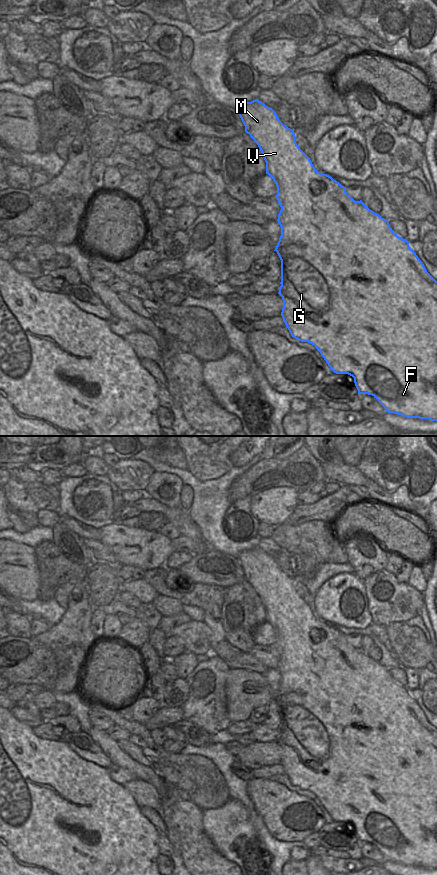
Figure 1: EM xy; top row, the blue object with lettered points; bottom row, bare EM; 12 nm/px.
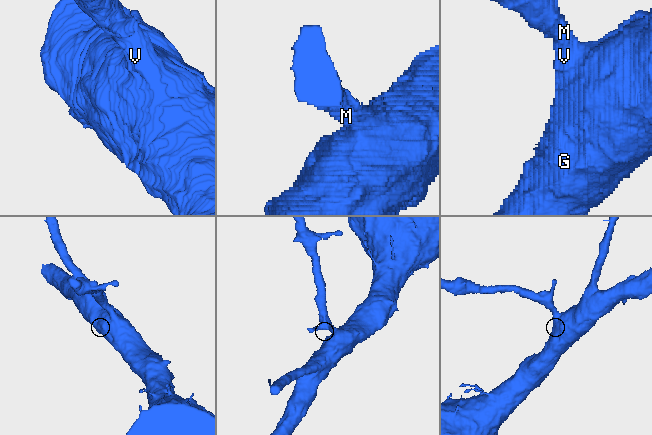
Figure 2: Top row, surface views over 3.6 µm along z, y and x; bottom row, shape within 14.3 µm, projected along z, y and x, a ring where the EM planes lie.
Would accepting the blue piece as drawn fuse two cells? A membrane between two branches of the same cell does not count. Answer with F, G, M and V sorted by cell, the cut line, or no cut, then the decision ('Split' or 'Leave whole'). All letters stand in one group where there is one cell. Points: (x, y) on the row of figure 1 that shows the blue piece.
Groups: F G M V. No split. Leave whole.

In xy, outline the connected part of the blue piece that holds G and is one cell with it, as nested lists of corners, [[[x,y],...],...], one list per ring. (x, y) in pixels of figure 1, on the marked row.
[[[255,99],[239,105],[237,112],[245,126],[245,132],[258,145],[263,155],[266,174],[277,186],[275,197],[281,207],[277,219],[281,227],[281,236],[274,250],[281,260],[281,286],[278,294],[283,300],[281,316],[291,336],[314,345],[334,373],[352,376],[358,394],[374,396],[388,413],[406,418],[437,421],[437,281],[427,272],[422,261],[410,248],[409,242],[394,233],[388,220],[370,210],[361,200],[355,201],[351,198],[346,192],[346,187],[331,176],[315,169],[310,158],[297,145],[295,129],[285,126],[272,108]]]

